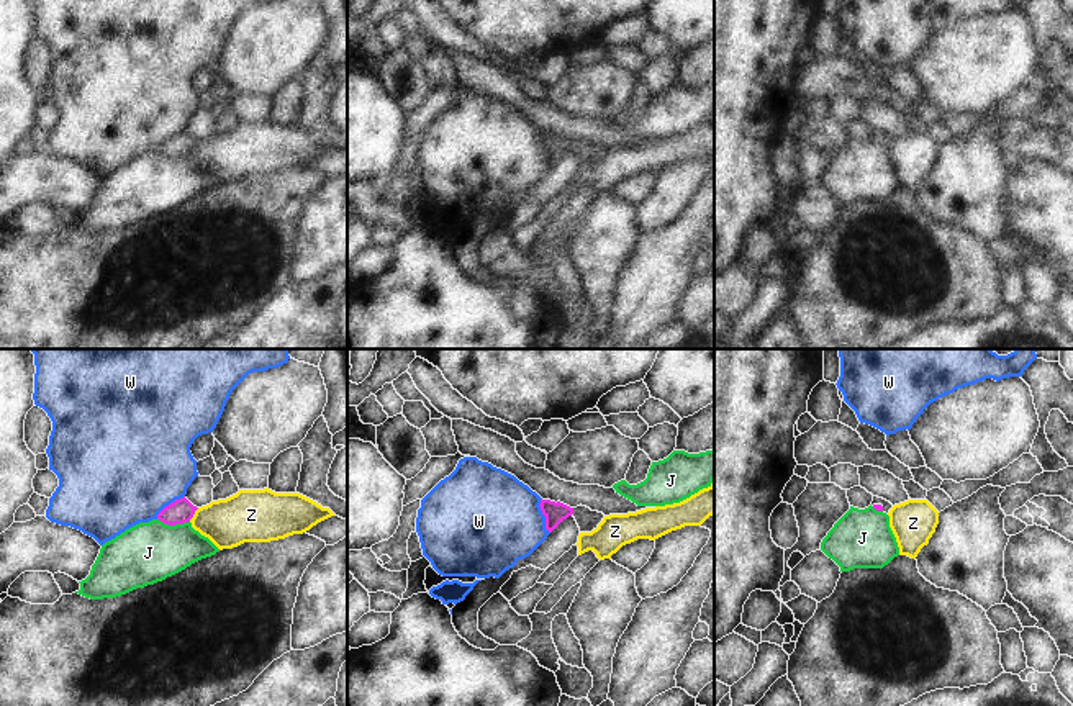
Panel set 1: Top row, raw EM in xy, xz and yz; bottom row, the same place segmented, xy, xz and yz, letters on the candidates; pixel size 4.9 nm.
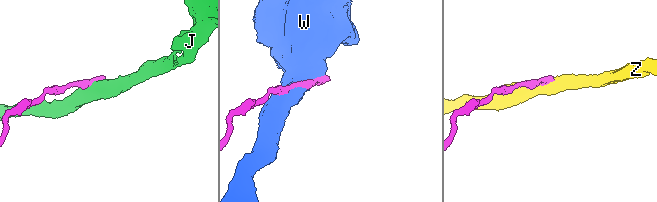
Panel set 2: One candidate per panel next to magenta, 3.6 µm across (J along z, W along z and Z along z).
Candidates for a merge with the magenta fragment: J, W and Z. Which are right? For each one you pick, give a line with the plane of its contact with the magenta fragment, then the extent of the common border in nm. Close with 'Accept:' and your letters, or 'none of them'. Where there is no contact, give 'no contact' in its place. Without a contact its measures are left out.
Accept: none of them

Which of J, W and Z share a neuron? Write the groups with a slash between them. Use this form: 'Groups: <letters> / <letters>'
Groups: J / W / Z

